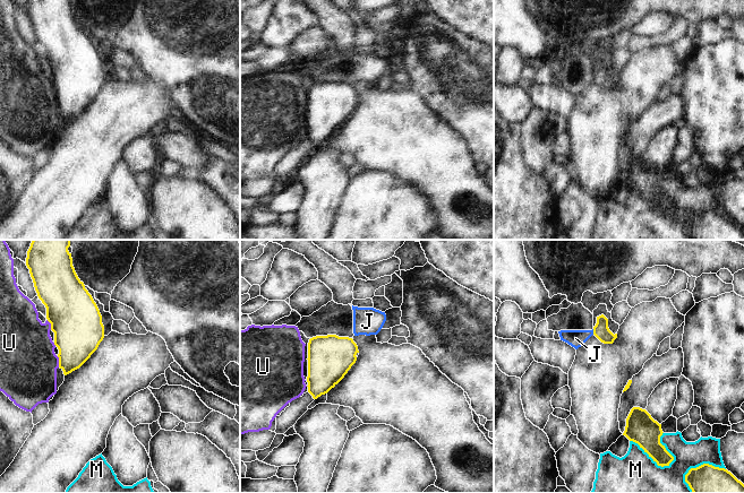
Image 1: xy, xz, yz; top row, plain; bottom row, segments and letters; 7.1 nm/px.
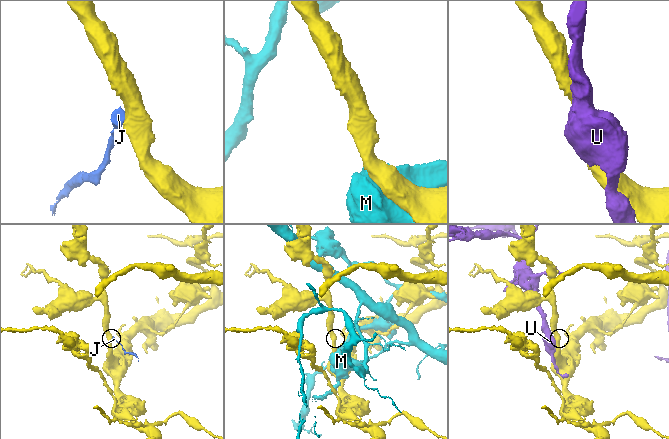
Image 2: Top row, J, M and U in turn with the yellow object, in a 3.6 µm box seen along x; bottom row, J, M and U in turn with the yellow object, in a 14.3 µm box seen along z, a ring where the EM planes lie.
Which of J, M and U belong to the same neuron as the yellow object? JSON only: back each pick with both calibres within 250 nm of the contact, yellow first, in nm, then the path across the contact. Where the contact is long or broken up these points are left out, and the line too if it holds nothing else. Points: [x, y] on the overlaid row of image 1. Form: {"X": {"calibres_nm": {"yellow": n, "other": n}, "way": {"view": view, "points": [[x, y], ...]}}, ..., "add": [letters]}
{"add": []}

